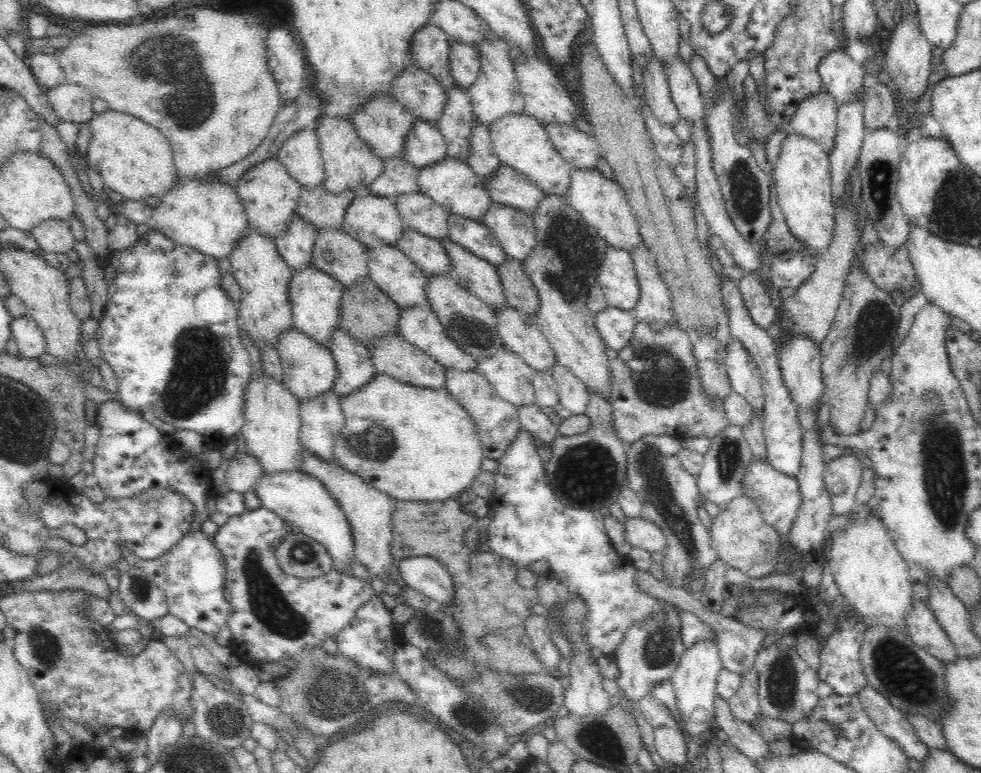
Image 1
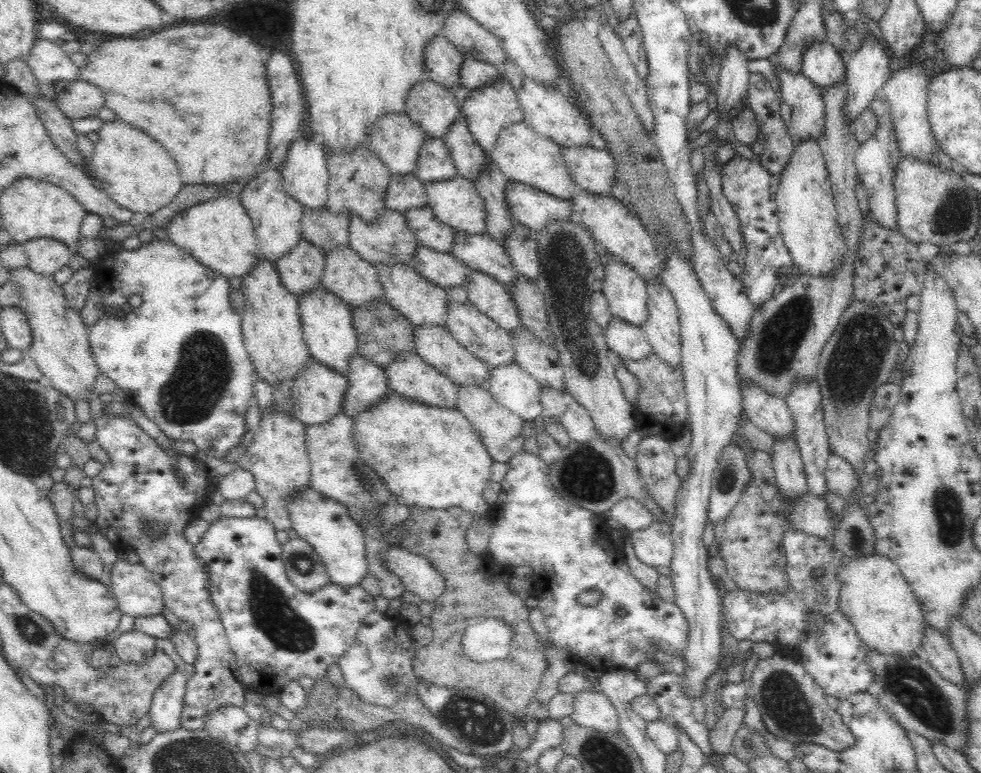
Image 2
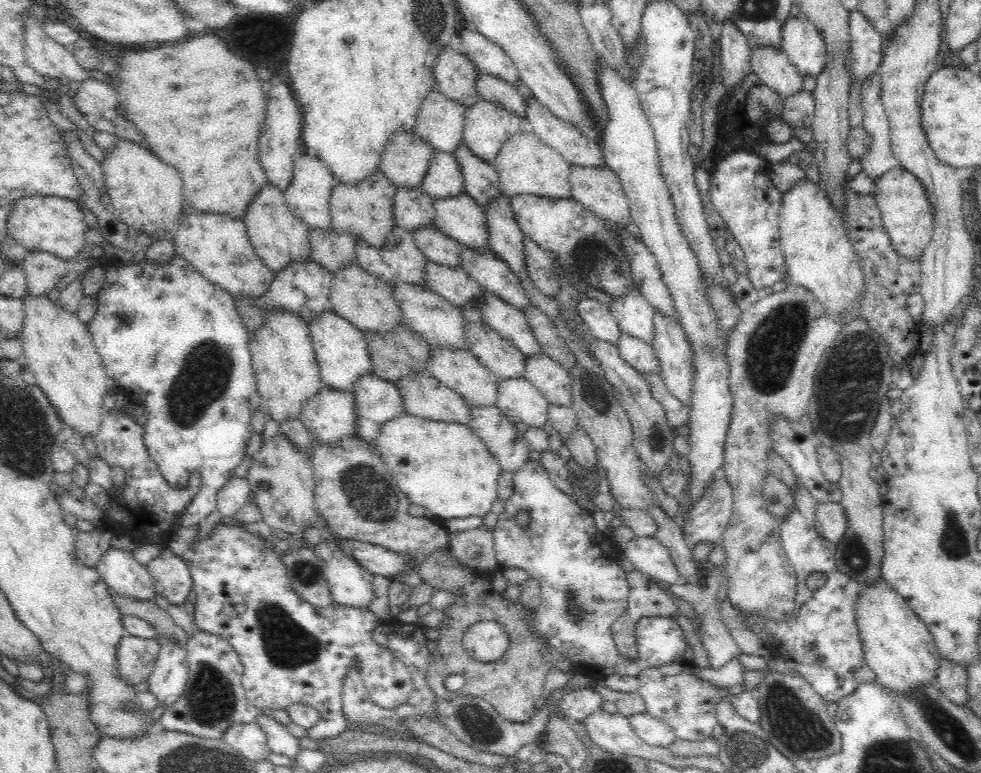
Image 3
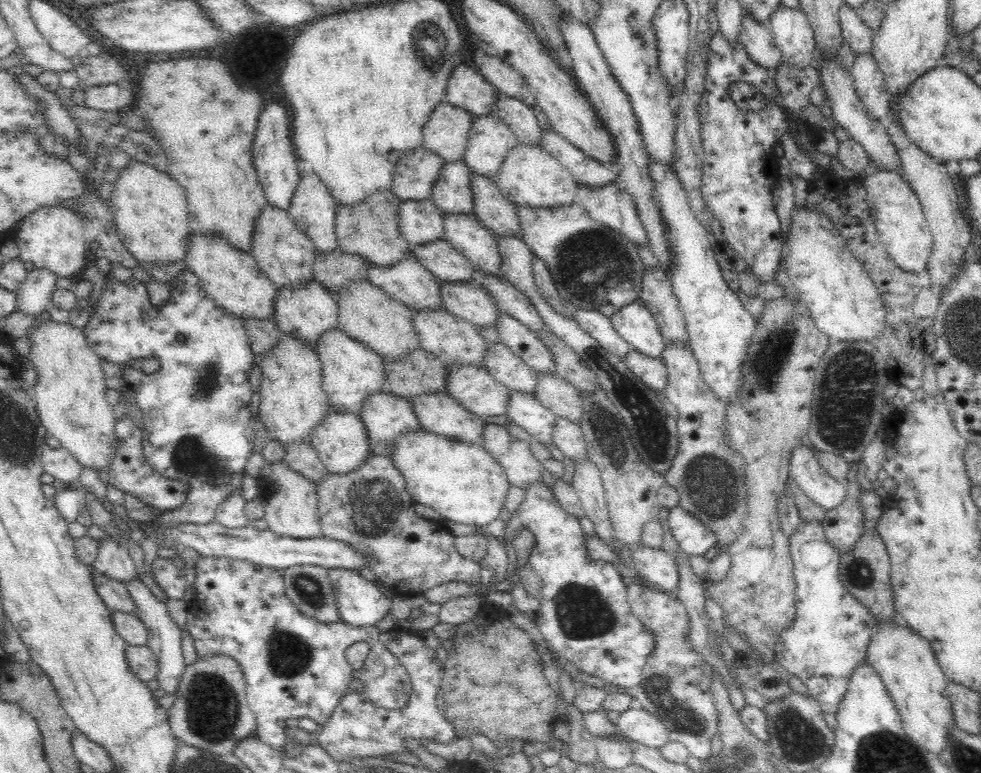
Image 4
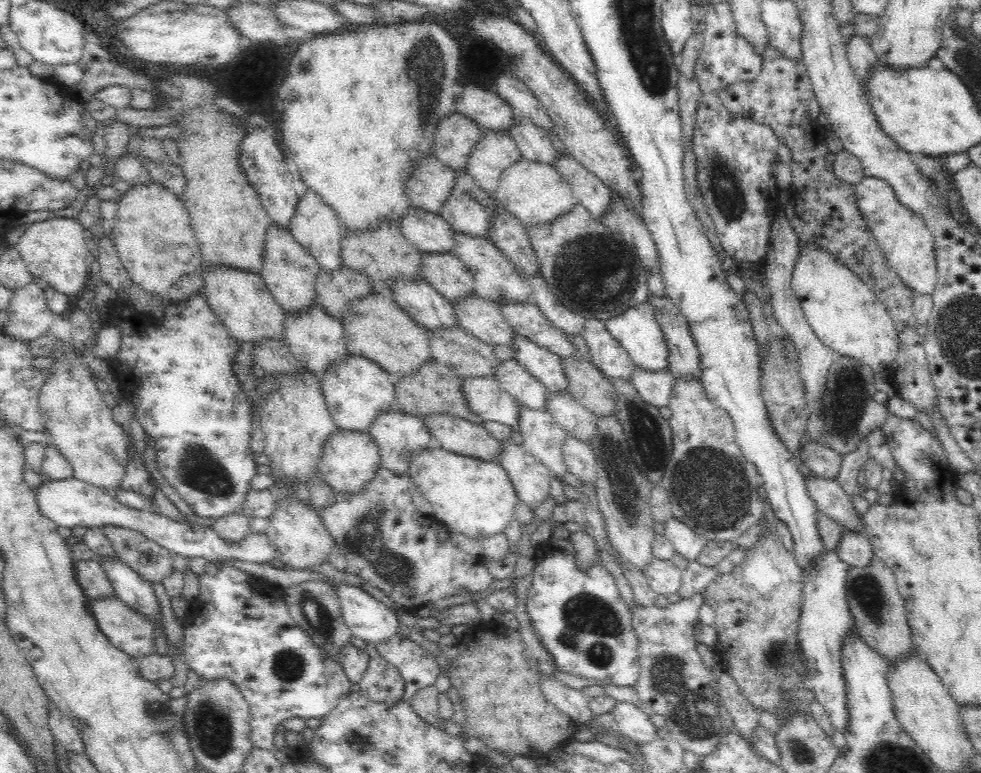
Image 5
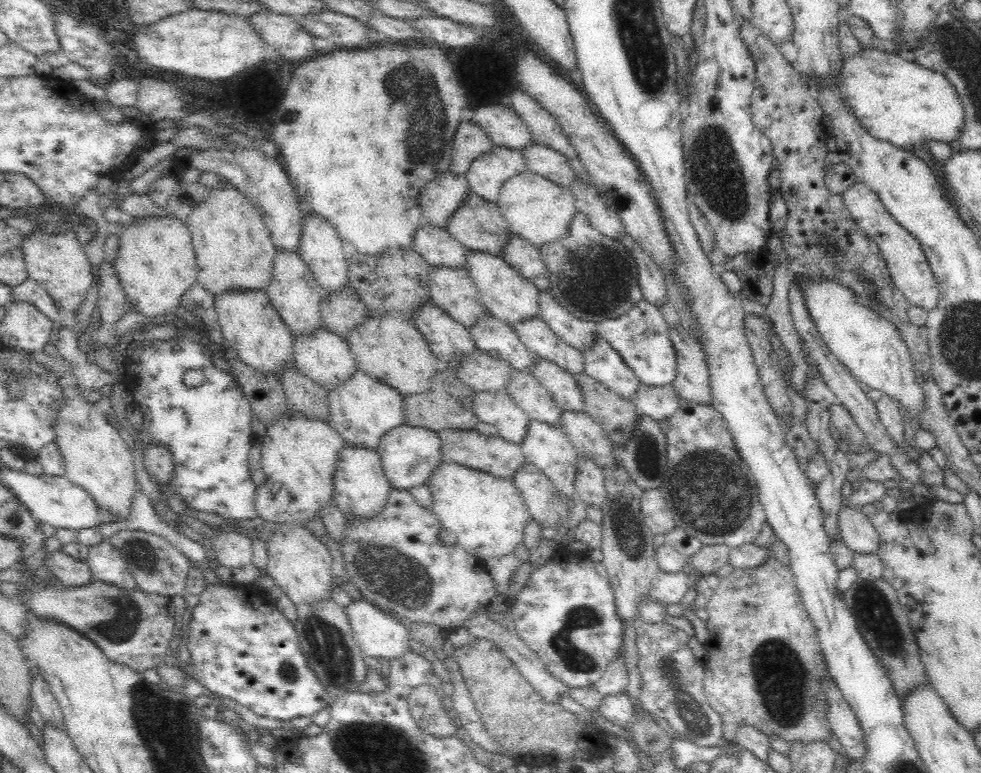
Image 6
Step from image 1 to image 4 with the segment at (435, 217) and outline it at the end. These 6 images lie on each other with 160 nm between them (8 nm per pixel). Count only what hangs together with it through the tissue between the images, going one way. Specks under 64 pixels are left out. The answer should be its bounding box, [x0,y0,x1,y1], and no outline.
[411,238,472,283]

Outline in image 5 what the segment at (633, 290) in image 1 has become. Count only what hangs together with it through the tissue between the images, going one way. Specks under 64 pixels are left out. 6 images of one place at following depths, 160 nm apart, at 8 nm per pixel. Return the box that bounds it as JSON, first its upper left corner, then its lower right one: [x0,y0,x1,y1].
[605,301,669,372]

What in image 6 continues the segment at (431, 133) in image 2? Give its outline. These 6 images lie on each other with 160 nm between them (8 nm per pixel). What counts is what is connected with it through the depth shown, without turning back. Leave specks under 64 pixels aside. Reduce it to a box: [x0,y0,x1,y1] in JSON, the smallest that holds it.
[452,117,493,175]

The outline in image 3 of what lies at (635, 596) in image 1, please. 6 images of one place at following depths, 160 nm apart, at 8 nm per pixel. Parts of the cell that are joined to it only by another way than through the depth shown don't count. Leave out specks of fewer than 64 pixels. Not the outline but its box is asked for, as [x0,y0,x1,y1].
[493,460,687,681]

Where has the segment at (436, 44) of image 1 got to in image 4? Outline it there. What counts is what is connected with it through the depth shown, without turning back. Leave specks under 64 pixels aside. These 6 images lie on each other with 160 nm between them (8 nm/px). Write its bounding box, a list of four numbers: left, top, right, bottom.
[446,64,499,117]

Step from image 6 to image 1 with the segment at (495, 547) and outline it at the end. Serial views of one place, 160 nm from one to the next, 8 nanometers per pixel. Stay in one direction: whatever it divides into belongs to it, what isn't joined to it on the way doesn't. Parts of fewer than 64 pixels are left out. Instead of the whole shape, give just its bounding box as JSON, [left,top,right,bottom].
[335,372,485,502]

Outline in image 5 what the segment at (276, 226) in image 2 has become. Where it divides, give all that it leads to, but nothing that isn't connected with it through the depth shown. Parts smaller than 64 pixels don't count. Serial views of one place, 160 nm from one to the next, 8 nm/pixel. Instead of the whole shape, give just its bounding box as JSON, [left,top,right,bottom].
[259,223,321,315]

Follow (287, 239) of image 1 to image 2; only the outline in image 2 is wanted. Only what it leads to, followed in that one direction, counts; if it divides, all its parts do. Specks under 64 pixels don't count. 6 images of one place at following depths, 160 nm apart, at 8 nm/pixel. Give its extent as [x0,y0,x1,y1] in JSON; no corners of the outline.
[276,239,325,298]

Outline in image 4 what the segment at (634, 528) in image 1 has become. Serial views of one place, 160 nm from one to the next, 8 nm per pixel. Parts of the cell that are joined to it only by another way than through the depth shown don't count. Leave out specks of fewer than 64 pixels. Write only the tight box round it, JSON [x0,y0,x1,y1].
[631,546,679,593]

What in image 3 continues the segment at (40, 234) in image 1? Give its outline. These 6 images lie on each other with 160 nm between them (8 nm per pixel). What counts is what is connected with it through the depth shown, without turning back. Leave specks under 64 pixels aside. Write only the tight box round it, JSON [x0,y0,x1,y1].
[20,252,70,297]

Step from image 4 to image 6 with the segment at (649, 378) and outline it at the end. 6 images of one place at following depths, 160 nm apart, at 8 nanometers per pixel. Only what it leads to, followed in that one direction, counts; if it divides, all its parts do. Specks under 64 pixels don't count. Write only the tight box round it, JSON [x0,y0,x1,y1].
[631,384,680,421]

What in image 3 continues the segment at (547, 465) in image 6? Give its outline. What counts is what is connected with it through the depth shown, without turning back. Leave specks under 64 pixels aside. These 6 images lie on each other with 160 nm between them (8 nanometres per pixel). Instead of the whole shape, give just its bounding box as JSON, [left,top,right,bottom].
[495,377,548,428]

